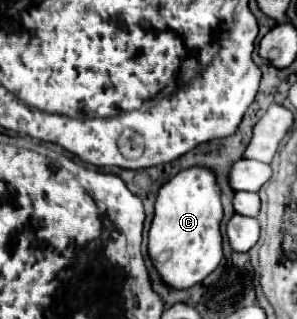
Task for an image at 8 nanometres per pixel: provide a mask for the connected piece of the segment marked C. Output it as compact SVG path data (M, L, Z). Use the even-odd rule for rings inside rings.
M195 165L179 171L173 179L169 179L157 195L155 201L155 217L149 229L149 255L163 277L163 281L175 289L187 289L199 281L203 281L209 273L213 273L223 259L223 237L221 237L221 187L217 183L215 171L211 167Z

